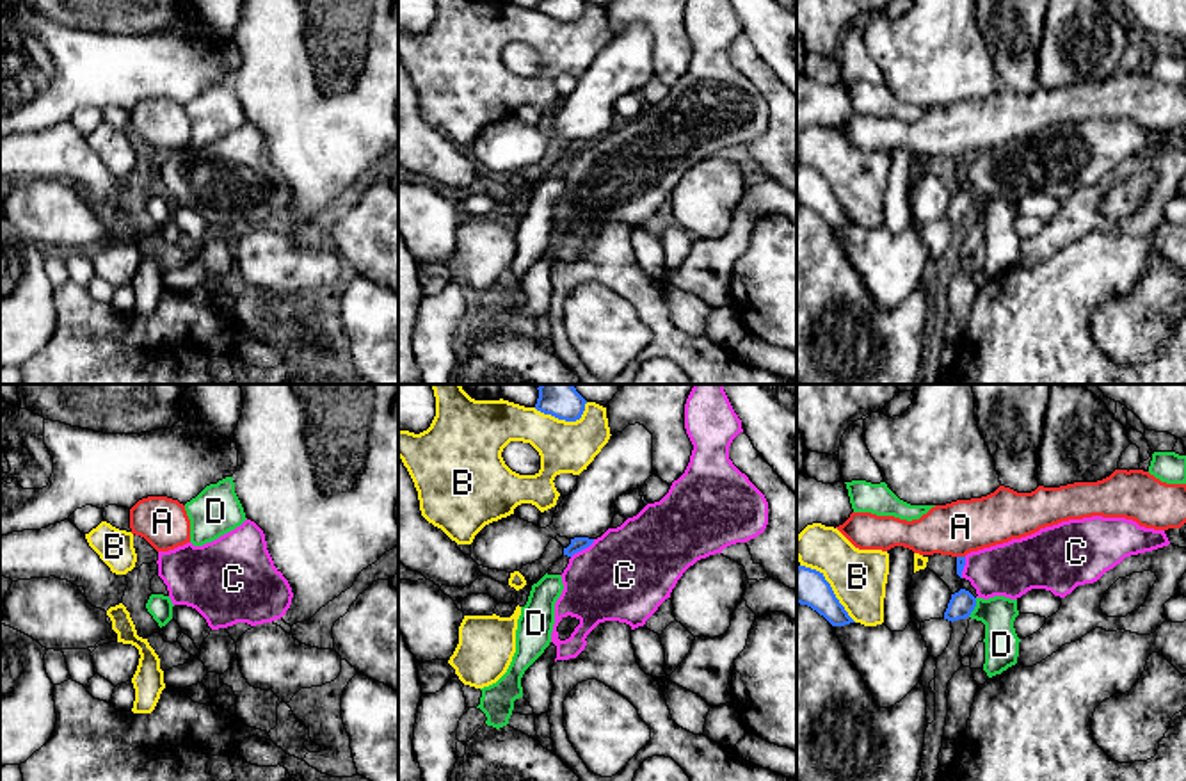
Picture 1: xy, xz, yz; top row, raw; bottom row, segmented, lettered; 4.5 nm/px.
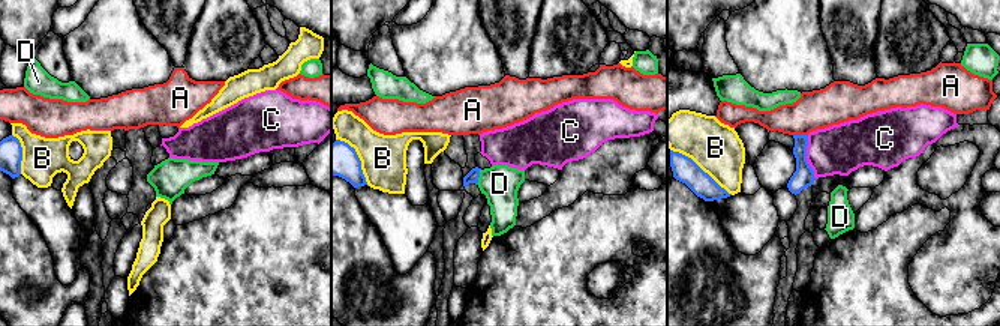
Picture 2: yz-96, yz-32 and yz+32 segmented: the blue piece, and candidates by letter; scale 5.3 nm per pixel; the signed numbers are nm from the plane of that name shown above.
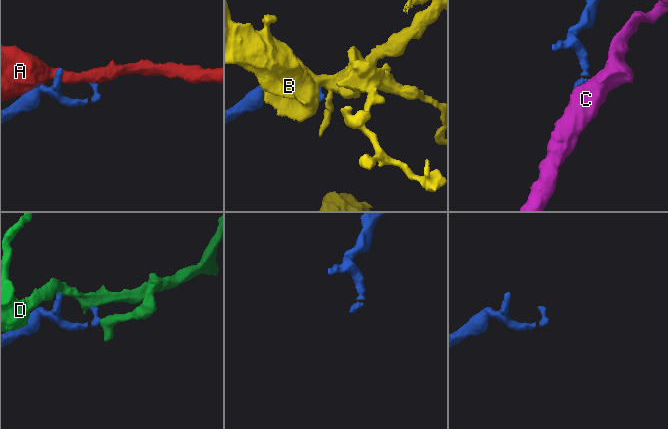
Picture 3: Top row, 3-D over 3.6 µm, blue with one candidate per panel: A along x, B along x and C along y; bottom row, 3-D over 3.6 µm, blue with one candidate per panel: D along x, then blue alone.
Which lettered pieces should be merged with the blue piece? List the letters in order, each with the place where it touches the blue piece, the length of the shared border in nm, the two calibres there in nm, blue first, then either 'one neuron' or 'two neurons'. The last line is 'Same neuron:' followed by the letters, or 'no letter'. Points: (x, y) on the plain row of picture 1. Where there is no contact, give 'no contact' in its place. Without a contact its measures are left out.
A: yz (961, 159) | 40 nm | 50/240 nm | two neurons
B: yz (831, 189) | 360 nm | 170/260 nm | two neurons
C: xz (582, 150) | 140 nm | 70/420 nm | two neurons
D: yz (975, 207) | 100 nm | 120/160 nm | one neuron
Same neuron: D

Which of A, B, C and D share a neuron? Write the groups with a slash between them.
A / B / C / D

